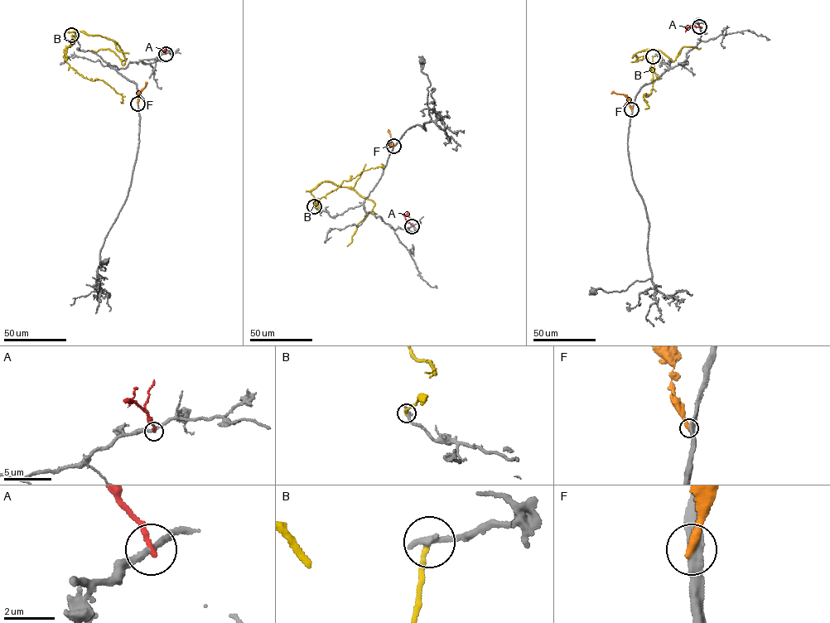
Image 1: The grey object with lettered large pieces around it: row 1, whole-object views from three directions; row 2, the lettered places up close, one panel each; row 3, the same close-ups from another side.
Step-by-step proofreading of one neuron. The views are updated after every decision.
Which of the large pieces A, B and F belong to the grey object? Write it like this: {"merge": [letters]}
{"merge": []}

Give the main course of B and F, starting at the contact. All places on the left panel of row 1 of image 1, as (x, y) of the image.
B: (71, 35), (69, 45), (75, 38), (73, 31), (78, 31), (116, 41), (124, 64), (108, 48), (91, 50)
F: (137, 103), (138, 94), (146, 84)

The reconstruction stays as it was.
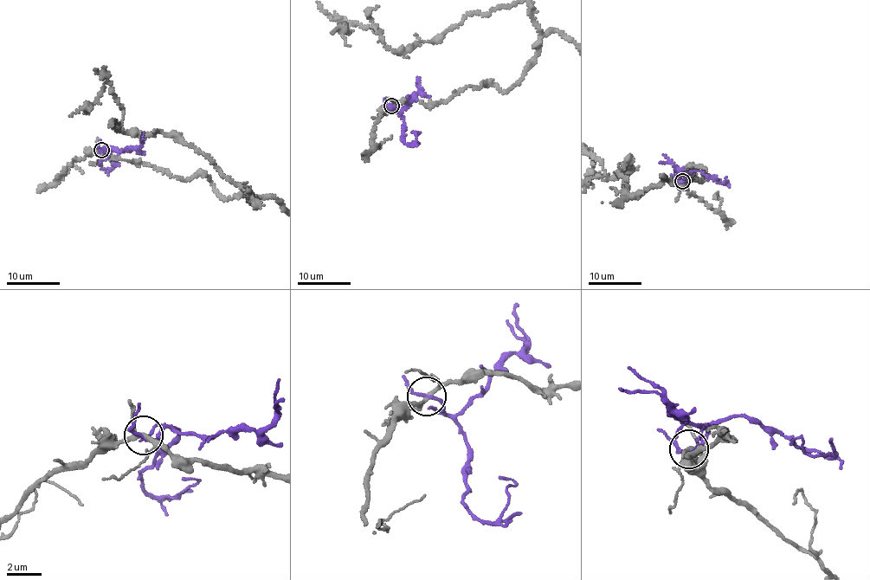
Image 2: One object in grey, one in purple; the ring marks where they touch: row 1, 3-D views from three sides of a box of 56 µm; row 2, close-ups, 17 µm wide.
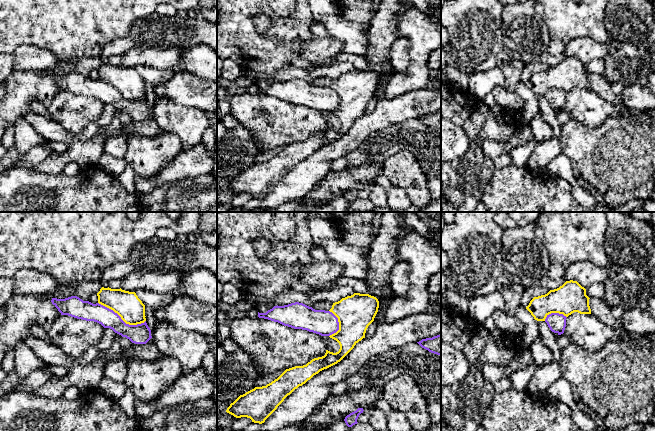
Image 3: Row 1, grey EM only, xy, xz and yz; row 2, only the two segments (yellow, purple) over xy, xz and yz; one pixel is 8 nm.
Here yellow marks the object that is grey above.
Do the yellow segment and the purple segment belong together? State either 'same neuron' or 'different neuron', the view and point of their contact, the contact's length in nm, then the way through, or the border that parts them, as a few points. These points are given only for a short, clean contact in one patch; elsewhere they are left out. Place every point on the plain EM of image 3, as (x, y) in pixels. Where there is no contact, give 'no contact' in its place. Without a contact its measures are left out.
different neuron; contact xy (122, 95); length 420 nm

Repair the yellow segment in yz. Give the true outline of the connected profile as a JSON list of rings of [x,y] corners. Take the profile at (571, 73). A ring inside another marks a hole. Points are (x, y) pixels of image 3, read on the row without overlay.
[[[570,56],[545,71],[534,73],[526,85],[537,97],[545,97],[551,89],[563,90],[566,93],[574,88],[591,90],[589,75],[586,65],[577,57]]]

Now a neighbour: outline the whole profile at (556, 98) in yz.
[[[551,89],[547,91],[545,98],[552,108],[561,111],[564,109],[566,103],[566,94],[563,90]]]

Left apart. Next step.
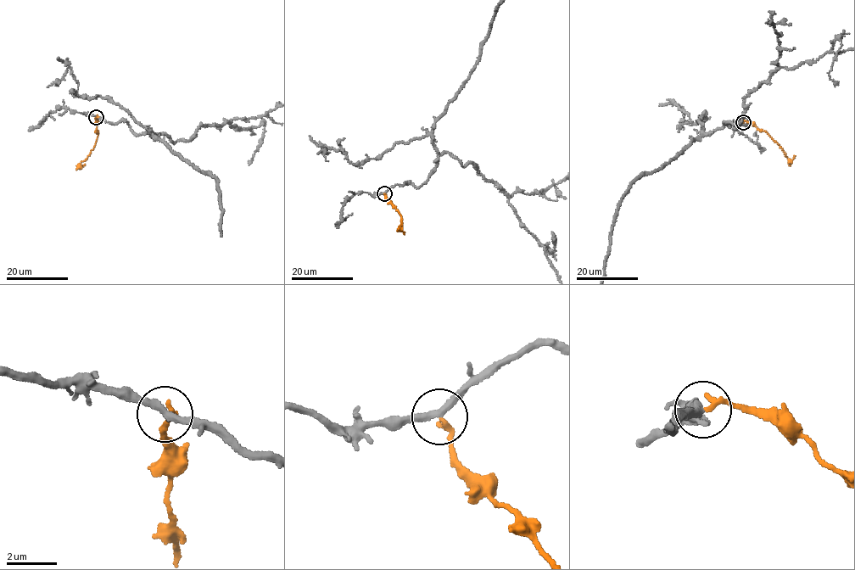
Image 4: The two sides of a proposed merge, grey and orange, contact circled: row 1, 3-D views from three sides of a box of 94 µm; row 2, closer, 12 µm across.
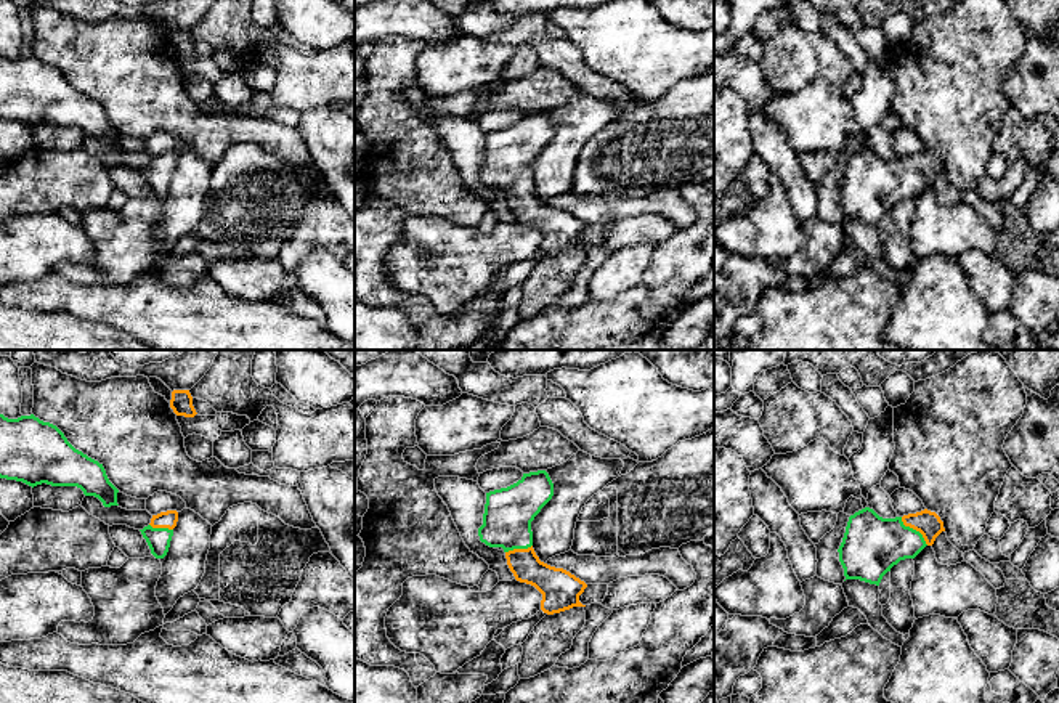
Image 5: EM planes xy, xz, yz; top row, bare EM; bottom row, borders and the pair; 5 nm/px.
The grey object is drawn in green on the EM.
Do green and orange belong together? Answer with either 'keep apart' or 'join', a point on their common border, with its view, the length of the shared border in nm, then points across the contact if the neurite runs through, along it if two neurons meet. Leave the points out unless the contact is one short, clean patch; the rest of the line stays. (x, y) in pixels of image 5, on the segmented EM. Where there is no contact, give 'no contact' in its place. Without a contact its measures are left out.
join; meets green in yz at (915, 530); contact 200 nm long; runs through yz (872, 544), (904, 538), (915, 530), (928, 524)

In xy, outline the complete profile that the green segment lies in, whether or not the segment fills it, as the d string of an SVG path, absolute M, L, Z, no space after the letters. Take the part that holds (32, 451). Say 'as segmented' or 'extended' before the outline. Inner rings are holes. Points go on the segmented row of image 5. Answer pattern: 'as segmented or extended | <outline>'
as segmented | M0 414L0 478L22 482L29 486L77 486L85 496L98 498L104 507L119 506L119 490L109 482L103 464L75 449L53 424L34 414L8 419Z

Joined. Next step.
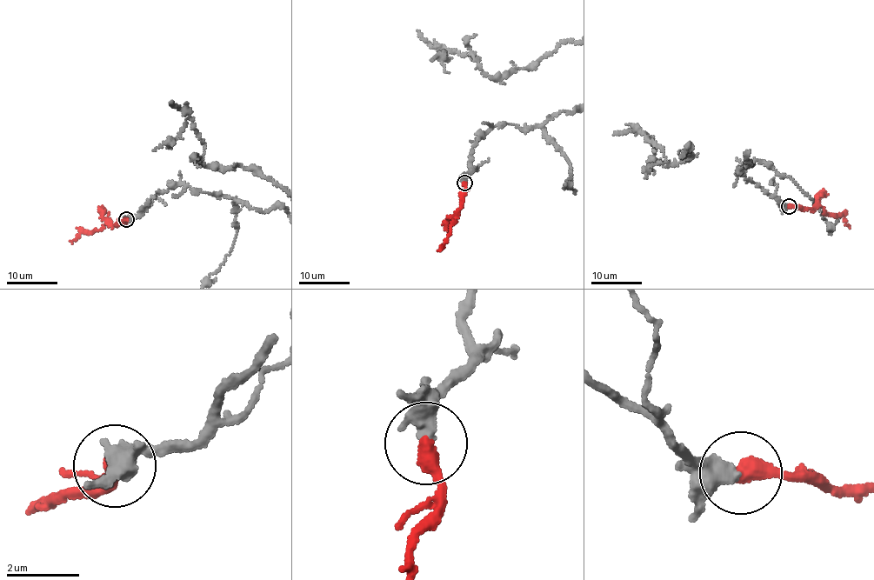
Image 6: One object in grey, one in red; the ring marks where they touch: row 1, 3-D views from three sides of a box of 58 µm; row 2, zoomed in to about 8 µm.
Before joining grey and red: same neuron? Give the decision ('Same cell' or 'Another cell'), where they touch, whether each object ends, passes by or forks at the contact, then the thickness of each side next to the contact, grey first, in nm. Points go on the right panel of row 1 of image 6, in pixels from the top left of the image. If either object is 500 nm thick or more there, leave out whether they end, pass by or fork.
Same cell. Place: (789, 206). Thickness 500 nm (grey) against 480 nm

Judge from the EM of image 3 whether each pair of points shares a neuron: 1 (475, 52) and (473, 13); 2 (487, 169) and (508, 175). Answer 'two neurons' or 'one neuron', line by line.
1: one neuron
2: two neurons

